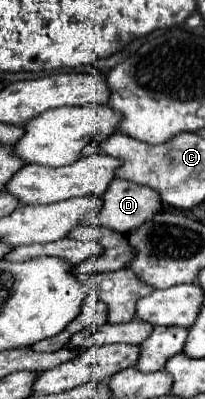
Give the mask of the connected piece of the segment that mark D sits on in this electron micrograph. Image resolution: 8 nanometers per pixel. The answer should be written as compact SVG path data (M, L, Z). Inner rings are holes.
M113 179L105 195L101 195L101 201L101 209L97 213L89 213L85 223L109 227L121 233L129 233L143 225L161 207L159 195L153 189L123 179Z

